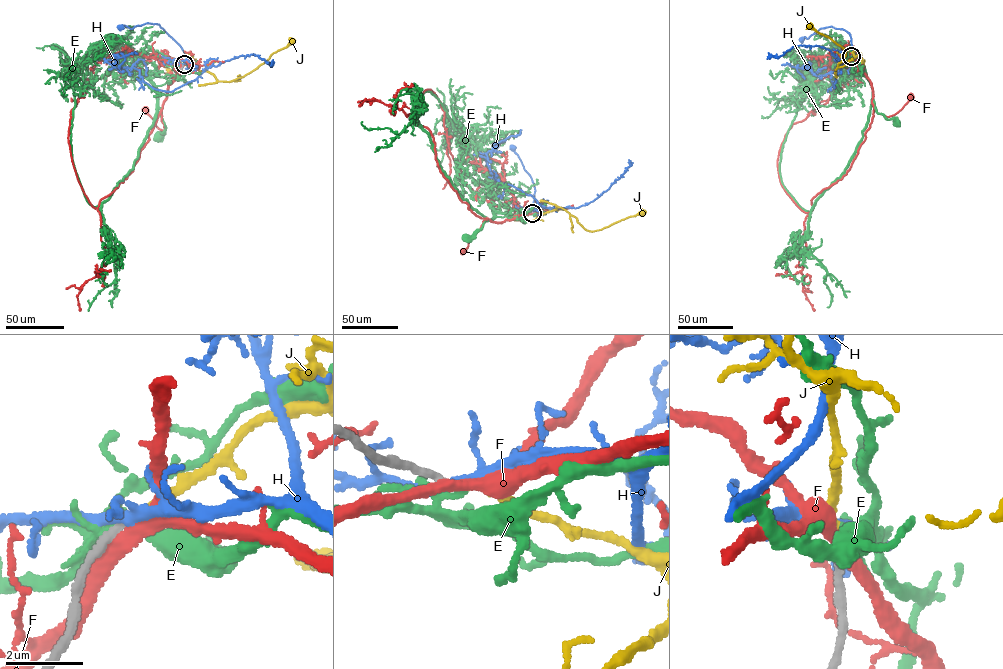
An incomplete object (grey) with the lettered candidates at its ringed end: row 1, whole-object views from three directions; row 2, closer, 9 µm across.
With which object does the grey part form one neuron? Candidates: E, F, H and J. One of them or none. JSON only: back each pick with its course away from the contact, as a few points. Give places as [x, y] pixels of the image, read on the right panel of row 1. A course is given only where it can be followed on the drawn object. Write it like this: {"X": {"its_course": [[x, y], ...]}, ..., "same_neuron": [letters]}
{"J": {"its_course": [[851, 56], [852, 52], [854, 58], [841, 62], [835, 70], [844, 57], [844, 50], [810, 26]]}, "same_neuron": ["J"]}

